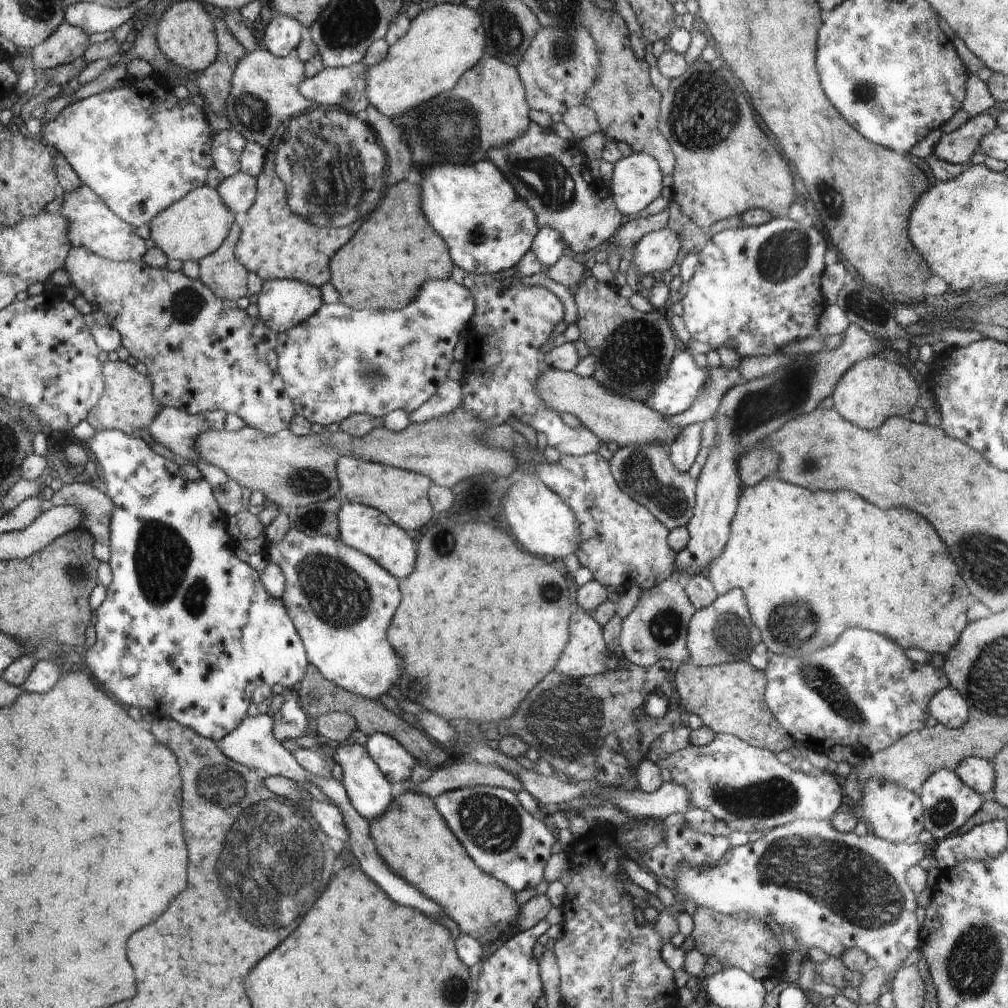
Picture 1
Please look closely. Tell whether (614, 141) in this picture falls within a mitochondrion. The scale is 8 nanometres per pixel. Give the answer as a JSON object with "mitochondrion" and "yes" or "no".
{"mitochondrion":"no"}

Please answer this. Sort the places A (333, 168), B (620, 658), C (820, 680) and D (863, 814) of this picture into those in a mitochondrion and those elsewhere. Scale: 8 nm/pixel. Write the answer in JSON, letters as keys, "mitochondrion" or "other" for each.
{"A":"mitochondrion","B":"other","C":"mitochondrion","D":"other"}

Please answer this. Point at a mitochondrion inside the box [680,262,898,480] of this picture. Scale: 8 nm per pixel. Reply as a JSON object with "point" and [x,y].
{"point":[788,393]}

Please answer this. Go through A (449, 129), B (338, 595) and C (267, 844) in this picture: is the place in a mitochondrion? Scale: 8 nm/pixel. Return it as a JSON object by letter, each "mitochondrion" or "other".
{"A":"mitochondrion","B":"mitochondrion","C":"mitochondrion"}

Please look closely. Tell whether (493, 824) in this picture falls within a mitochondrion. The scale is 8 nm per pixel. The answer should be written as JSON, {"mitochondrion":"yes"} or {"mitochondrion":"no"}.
{"mitochondrion":"yes"}

